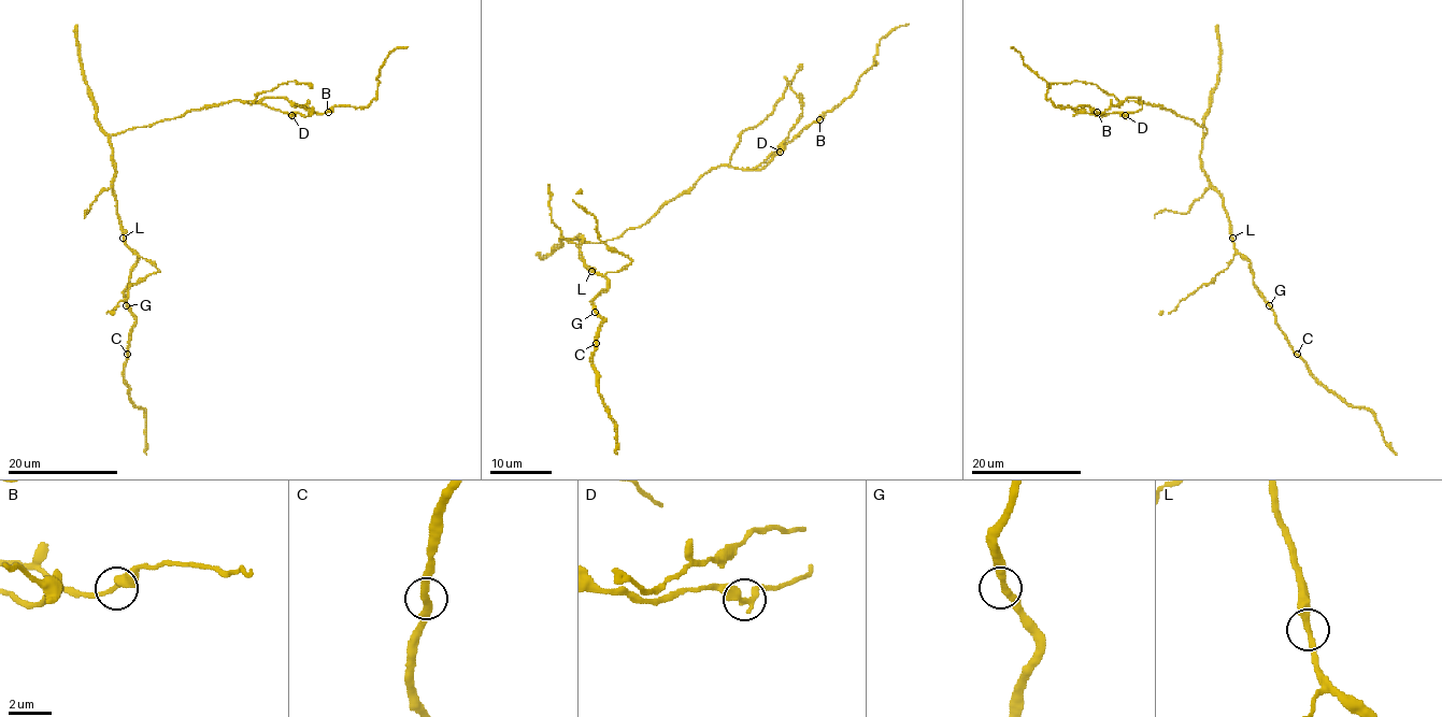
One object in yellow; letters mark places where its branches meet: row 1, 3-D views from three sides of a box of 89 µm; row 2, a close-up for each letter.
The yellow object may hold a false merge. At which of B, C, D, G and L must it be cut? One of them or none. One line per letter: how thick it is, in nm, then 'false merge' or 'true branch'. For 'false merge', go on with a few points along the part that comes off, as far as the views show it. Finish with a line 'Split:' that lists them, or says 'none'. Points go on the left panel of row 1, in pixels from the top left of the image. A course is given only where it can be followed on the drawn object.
B: 320 nm | true branch
C: 320 nm | true branch
D: 340 nm | false merge | (291, 116), (312, 113), (296, 104)
G: 340 nm | true branch
L: 340 nm | true branch
Split: D

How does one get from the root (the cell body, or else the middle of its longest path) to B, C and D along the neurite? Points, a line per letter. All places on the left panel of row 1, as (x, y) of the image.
B: (114, 133), (230, 101), (254, 103), (266, 98), (285, 98), (296, 104), (307, 104), (318, 113), (328, 112)
C: (114, 133), (111, 146), (116, 210), (124, 242), (137, 254), (124, 292), (136, 319), (127, 354)
D: (114, 133), (230, 101), (267, 104), (291, 116)

